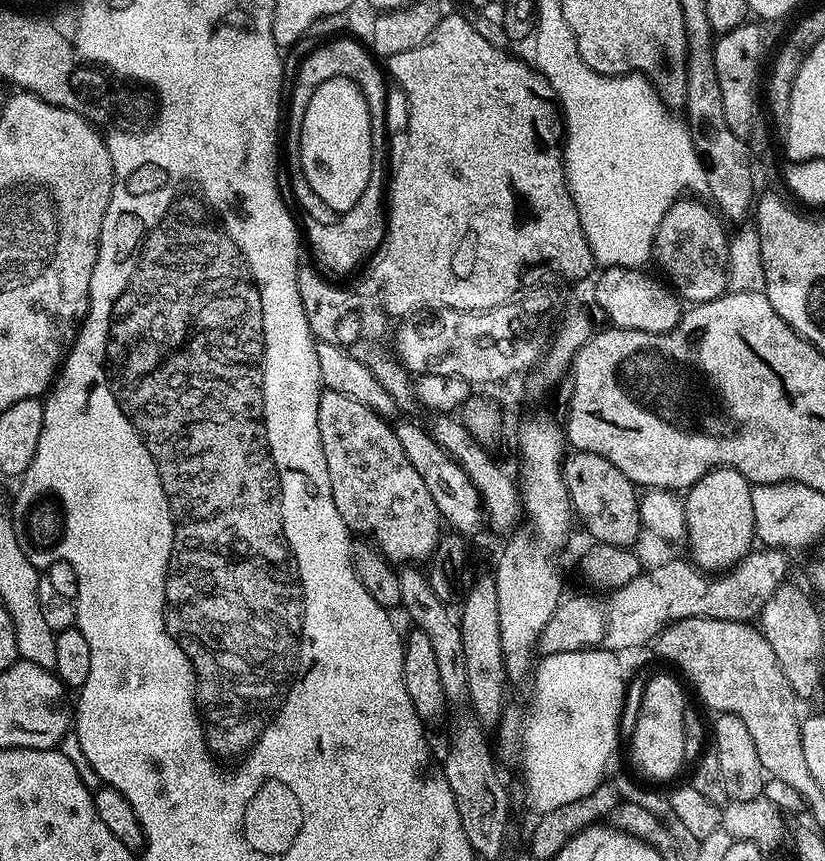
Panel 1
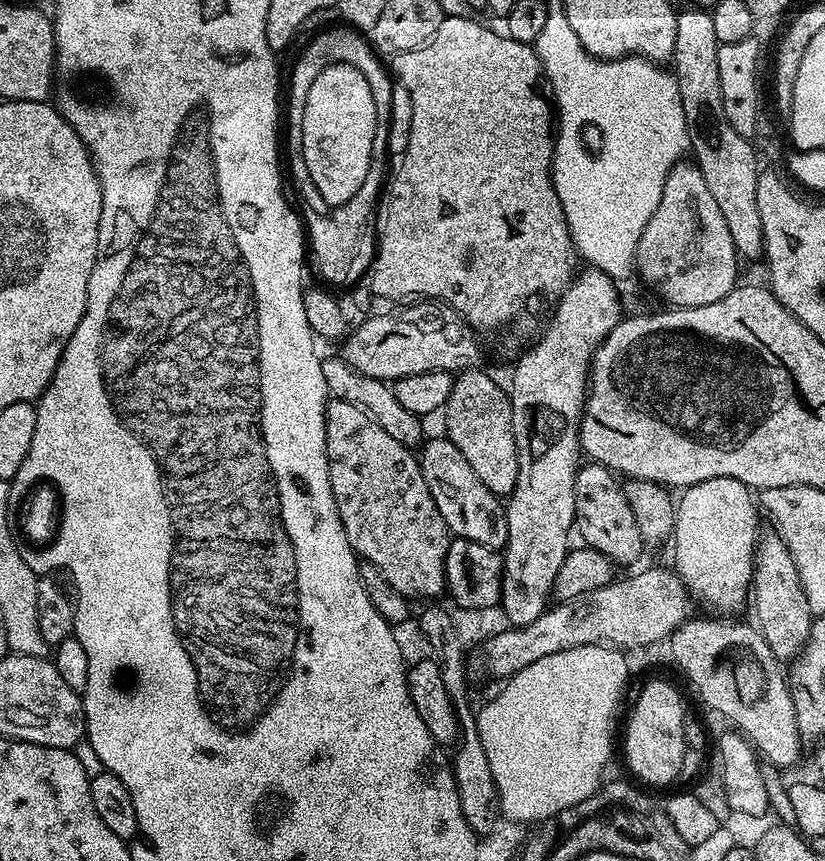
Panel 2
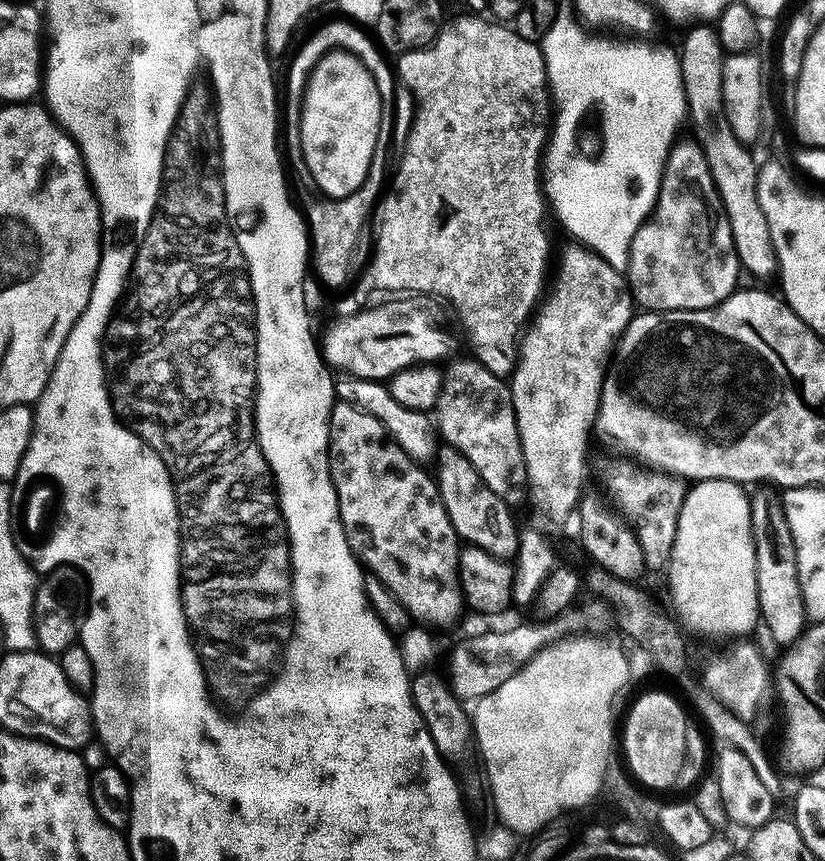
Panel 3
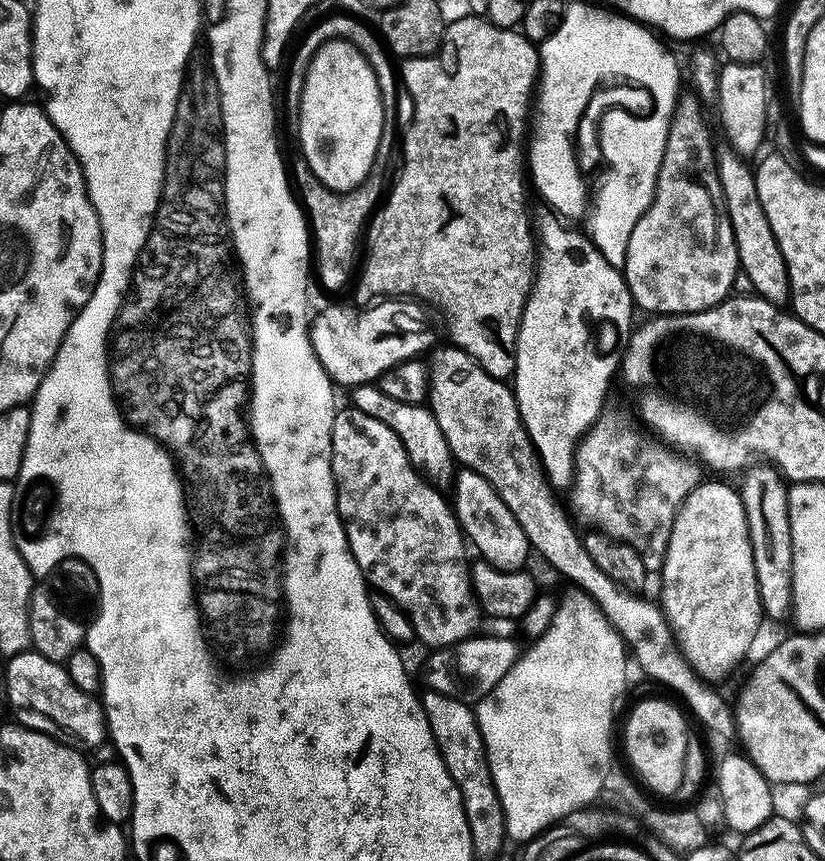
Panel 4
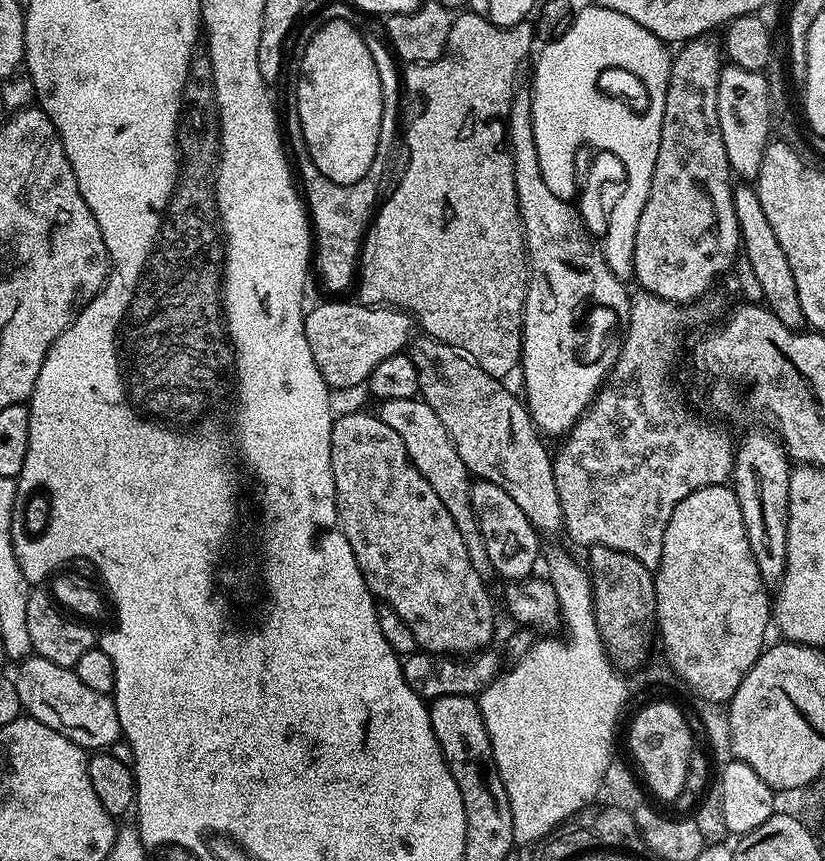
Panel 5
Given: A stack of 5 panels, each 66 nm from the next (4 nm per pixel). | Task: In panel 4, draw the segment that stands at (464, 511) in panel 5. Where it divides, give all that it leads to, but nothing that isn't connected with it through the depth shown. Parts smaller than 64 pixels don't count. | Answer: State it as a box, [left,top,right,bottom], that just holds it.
[351,383,458,490]

